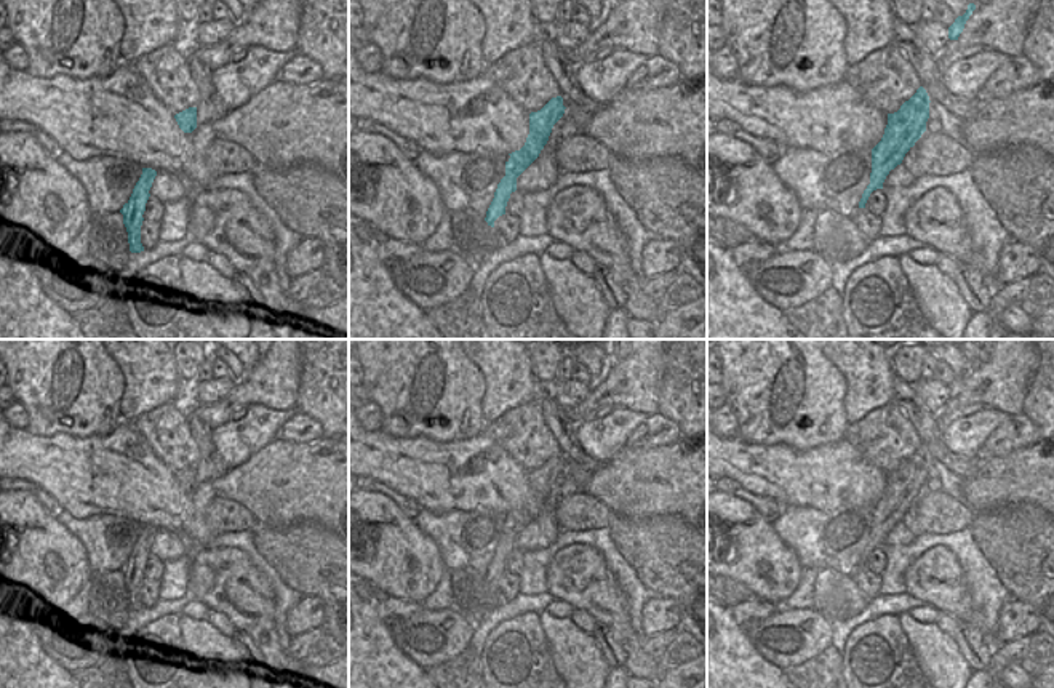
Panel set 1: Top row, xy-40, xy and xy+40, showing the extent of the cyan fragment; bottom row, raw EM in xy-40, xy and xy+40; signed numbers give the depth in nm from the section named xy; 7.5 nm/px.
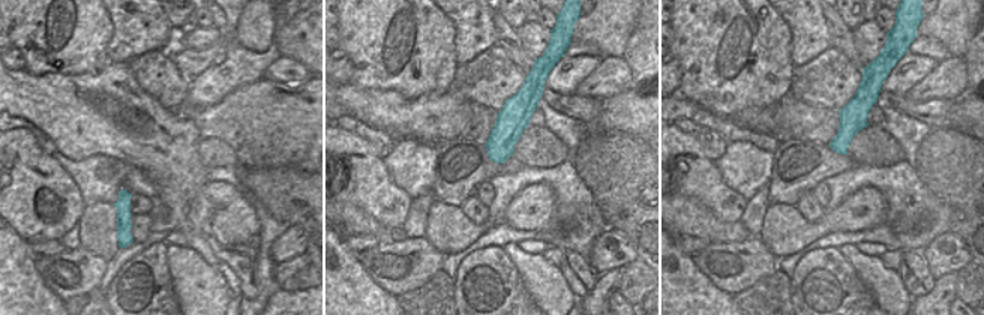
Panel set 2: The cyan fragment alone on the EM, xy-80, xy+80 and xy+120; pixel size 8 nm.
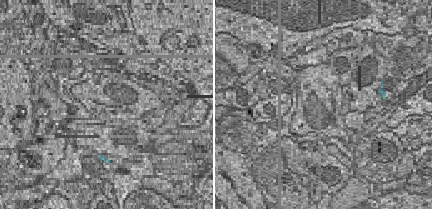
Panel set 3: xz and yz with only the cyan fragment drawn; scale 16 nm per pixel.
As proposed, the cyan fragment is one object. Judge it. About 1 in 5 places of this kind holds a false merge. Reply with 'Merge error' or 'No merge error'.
No merge error

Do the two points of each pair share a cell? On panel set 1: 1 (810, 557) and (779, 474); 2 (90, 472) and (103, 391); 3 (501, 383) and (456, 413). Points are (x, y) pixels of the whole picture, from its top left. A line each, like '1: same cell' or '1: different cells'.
1: different cells
2: different cells
3: different cells

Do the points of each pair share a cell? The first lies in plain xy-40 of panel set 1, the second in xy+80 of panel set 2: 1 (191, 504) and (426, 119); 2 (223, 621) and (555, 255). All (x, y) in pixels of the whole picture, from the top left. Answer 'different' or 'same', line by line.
1: same
2: same

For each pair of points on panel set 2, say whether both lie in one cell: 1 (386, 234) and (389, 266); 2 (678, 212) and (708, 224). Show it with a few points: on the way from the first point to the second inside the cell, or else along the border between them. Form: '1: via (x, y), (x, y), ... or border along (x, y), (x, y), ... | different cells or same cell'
1: border along (405, 237), (381, 242) | different cells
2: via (686, 216), (701, 222) | same cell

